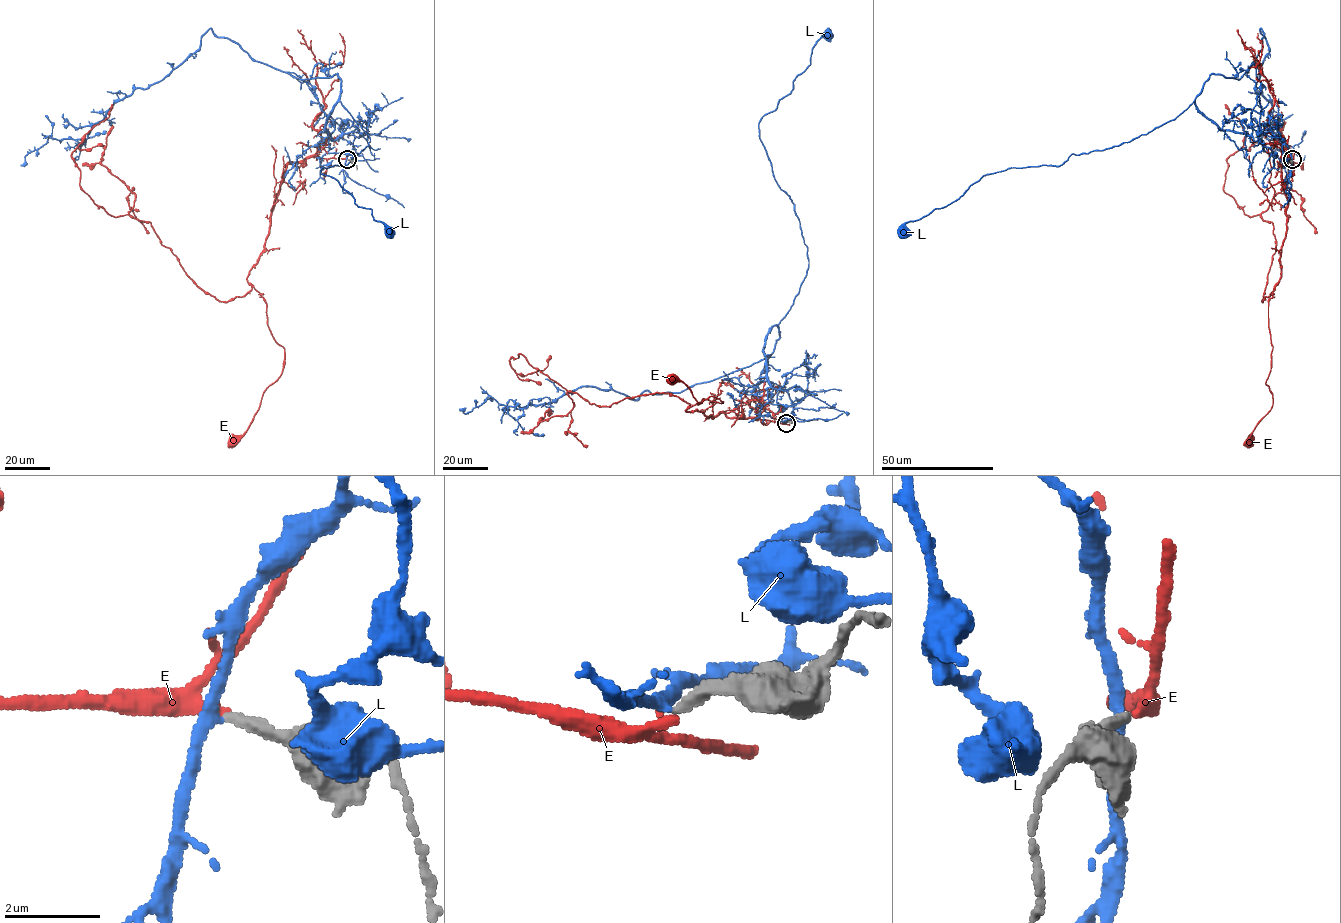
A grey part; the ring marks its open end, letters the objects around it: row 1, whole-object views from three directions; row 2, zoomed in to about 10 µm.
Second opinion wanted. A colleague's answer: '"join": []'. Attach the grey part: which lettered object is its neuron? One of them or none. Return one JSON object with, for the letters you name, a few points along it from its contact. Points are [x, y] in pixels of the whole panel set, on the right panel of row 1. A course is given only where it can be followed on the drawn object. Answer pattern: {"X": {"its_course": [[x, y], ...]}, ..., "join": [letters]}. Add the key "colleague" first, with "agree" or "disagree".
{"colleague": "disagree", "E": {"its_course": [[1292, 159], [1282, 167], [1286, 231], [1280, 279], [1268, 302], [1272, 348], [1265, 384], [1272, 405], [1249, 440]]}, "join": ["E"]}

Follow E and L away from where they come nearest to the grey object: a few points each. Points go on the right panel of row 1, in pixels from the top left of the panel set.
E: (1292, 159), (1282, 167), (1286, 231), (1280, 279), (1268, 302), (1272, 348), (1265, 384), (1272, 405), (1249, 440)
L: (1292, 159), (1271, 132), (1256, 141), (1220, 130), (1194, 102), (1111, 148), (984, 175), (902, 233)

